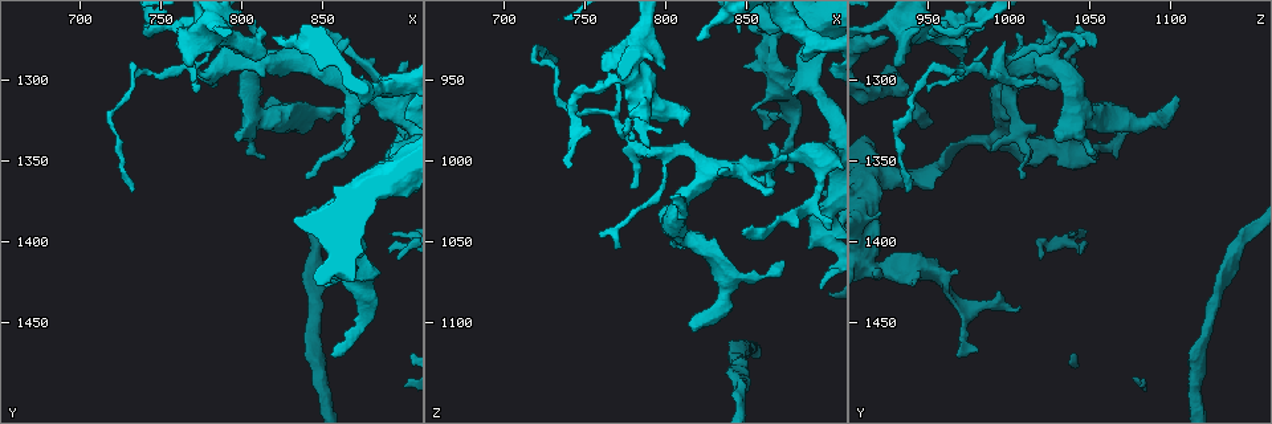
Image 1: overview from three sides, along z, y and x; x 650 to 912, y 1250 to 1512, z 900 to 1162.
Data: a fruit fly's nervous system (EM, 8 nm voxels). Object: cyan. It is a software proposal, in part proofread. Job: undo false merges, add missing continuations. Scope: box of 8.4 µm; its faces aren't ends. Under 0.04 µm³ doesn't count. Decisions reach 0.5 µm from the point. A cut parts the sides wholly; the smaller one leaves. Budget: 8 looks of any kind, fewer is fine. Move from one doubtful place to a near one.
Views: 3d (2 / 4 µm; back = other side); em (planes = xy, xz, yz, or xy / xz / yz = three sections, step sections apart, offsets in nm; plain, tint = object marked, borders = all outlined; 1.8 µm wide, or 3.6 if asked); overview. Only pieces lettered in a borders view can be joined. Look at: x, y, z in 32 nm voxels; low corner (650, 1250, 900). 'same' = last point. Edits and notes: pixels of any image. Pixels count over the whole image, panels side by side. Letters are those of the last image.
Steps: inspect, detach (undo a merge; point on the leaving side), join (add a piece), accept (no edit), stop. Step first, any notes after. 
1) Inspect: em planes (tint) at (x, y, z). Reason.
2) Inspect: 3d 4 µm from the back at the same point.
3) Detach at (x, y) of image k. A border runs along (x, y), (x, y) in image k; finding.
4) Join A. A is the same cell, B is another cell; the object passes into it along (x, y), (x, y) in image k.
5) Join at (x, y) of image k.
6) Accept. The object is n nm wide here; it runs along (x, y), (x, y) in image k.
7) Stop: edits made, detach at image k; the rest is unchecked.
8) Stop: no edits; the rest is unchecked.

Inspect: em 3.6 µm xz step 4 (borders) at (866, 1414, 920). Sudden change in width.

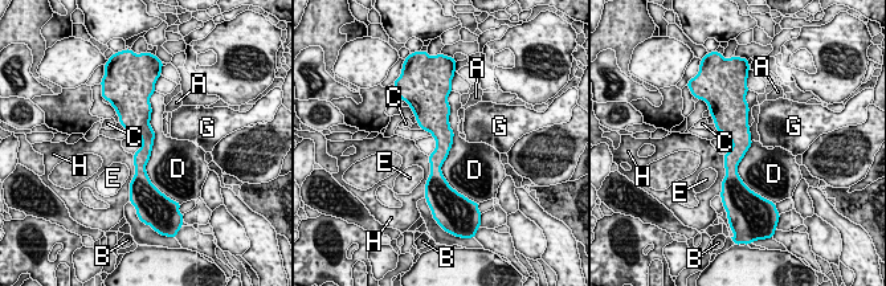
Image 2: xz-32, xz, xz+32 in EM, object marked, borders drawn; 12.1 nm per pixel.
Accept. The longest contact is with D, 1100 nm; A, B, C, D, E, G and H are other cells; one neuron here.

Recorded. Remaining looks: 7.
Inspect: 3d 2 µm at (820, 1274, 924). Branch stops here.

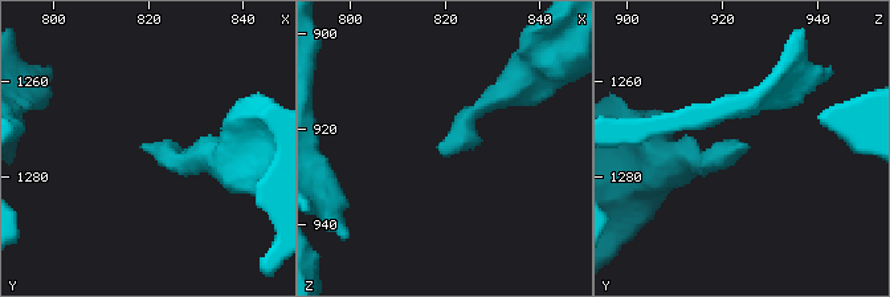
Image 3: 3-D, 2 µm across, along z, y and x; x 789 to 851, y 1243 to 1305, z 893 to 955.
Inspect: em planes (borders) at (820, 1273, 924). Now the EM.

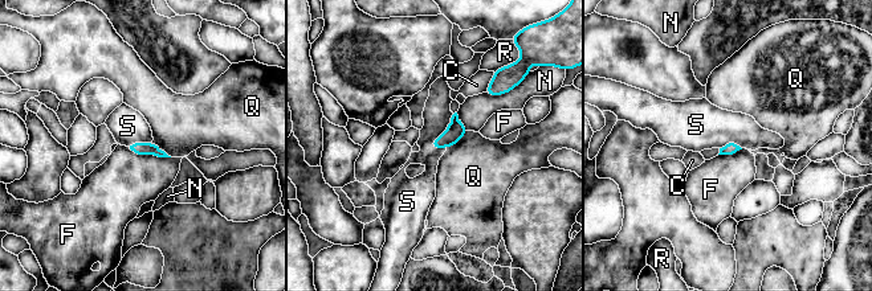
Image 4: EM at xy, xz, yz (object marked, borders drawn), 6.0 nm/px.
Accept. C, F, N, Q, R and S are other cells; a border runs along (453, 114), (430, 143), (432, 150) in image 4; none of them fits.

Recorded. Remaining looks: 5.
Inspect: em planes (tint) at (746, 1270, 956). Sharp bend.

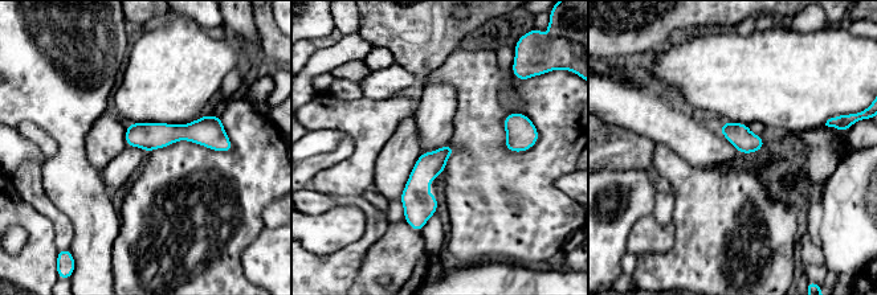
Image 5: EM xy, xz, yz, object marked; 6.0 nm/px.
Inspect: em planes (borders) at the same point.

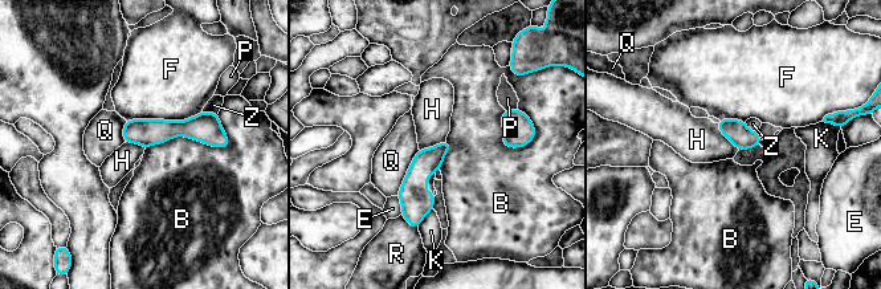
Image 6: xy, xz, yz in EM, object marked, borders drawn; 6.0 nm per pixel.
Accept. The object is 150 nm wide here; B, E, F, H, K, P, Q, R and Z are other cells; continuous, no second neuron.

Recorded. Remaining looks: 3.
Inspect: em planes (borders) at (896, 1328, 1080). Long arm stops here.

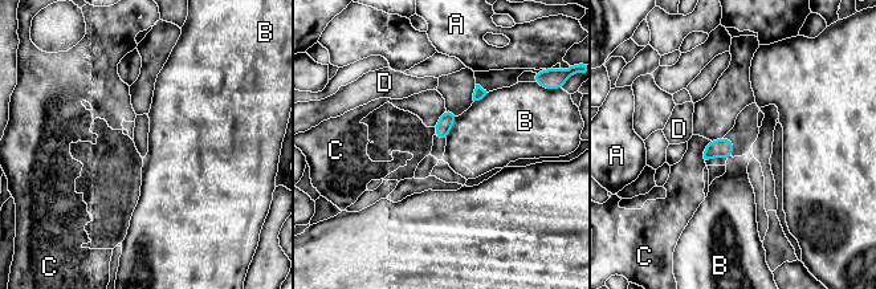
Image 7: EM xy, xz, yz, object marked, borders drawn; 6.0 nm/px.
Accept. A, B, C and D are other cells; a border runs along (457, 117), (447, 139) in image 7; no lettered piece goes on from it.

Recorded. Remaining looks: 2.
Stop: no edits; the rest is unchecked.

